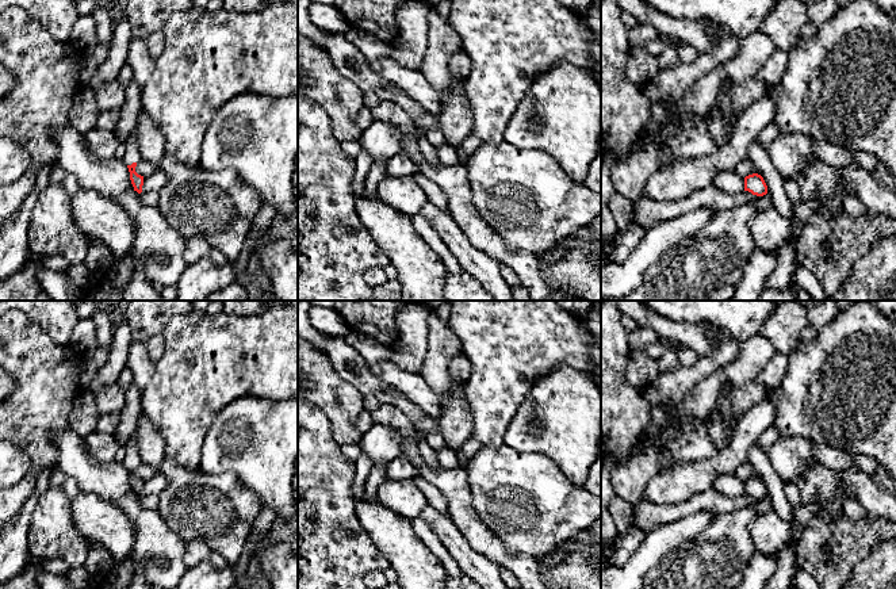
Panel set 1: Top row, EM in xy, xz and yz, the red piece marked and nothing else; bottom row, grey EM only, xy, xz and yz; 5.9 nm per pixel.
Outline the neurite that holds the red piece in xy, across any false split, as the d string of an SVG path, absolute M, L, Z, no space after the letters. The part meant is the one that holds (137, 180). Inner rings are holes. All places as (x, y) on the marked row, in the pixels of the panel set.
M134 131L129 135L125 145L126 145L126 154L125 154L123 162L129 168L130 180L131 180L131 184L134 187L134 191L141 194L142 186L143 186L143 176L138 175L135 172L135 167L138 162L142 161L142 158L141 158L141 153L138 149L138 138L137 138L137 134Z

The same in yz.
M753 173L744 177L744 191L763 196L767 194L767 186L761 175Z

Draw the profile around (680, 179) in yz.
M769 89L739 115L728 144L702 157L673 161L655 172L644 187L644 196L658 202L679 200L713 184L716 177L748 158L748 149L761 131L773 122L776 99Z

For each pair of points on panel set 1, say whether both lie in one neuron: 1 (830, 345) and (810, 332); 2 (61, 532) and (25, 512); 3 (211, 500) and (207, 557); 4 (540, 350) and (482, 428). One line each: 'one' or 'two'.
1: two
2: two
3: two
4: one

